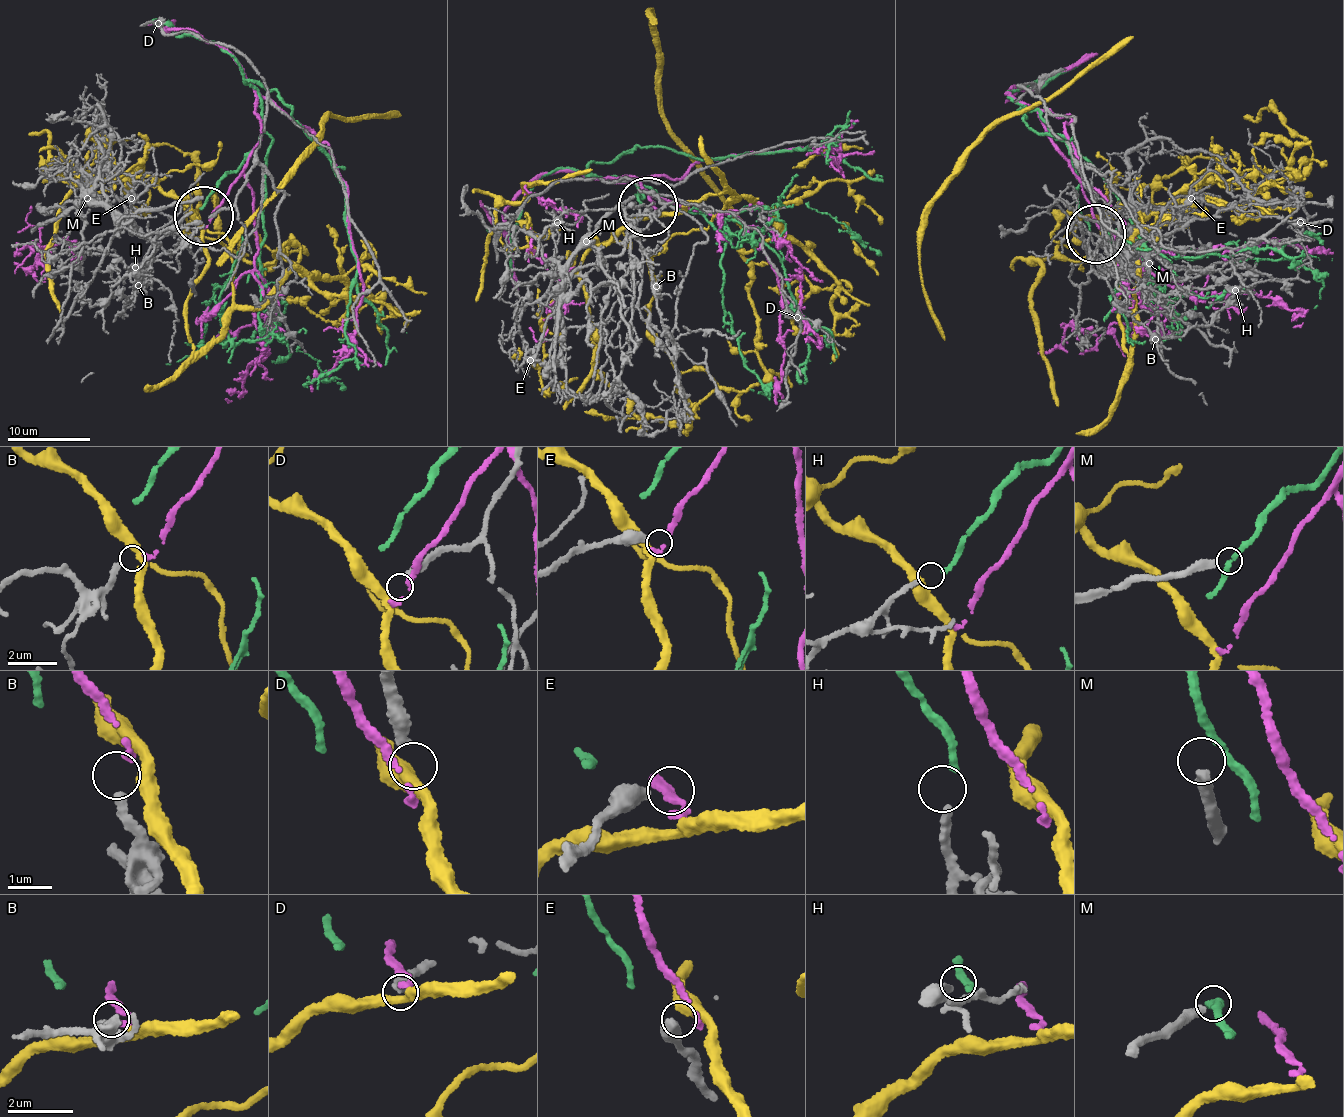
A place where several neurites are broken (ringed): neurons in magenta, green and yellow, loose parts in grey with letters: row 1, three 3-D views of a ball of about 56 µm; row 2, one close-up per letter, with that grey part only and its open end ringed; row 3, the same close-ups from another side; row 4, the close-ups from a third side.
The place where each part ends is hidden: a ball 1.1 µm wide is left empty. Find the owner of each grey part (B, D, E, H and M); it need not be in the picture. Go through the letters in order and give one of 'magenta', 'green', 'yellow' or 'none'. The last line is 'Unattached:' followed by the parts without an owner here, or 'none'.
B: magenta
D: none
E: none
H: green
M: none
Unattached: D, E, M

